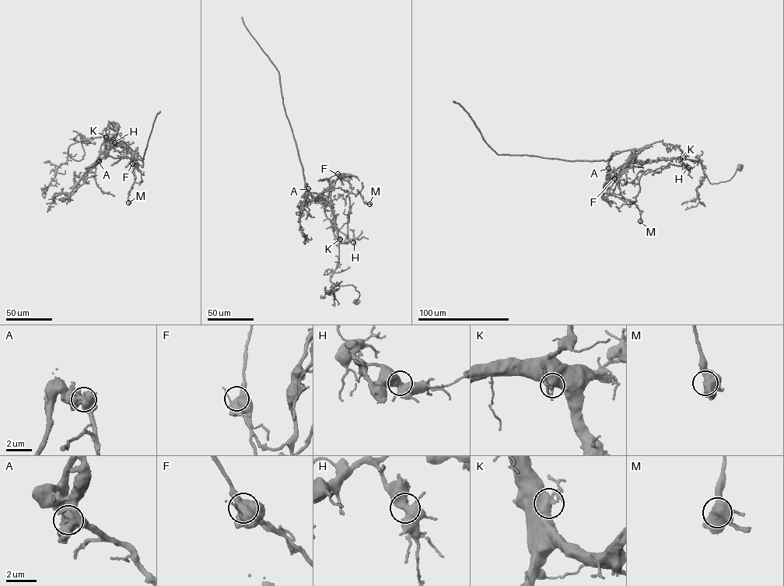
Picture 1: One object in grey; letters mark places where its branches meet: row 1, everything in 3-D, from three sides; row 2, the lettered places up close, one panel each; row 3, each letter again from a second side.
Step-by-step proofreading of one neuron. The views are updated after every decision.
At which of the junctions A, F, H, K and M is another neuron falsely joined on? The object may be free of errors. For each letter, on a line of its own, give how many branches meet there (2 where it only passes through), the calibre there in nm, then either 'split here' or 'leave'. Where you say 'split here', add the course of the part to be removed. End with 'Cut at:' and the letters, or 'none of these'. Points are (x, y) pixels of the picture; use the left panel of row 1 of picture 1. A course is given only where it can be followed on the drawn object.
A: 3 | 650 nm | split here | (98, 161), (96, 159), (99, 153), (113, 158), (141, 160), (153, 123), (160, 111)
F: 3 | 500 nm | leave
H: 3 | 550 nm | leave
K: 3 | 500 nm | leave
M: 3 | 550 nm | leave
Cut at: A

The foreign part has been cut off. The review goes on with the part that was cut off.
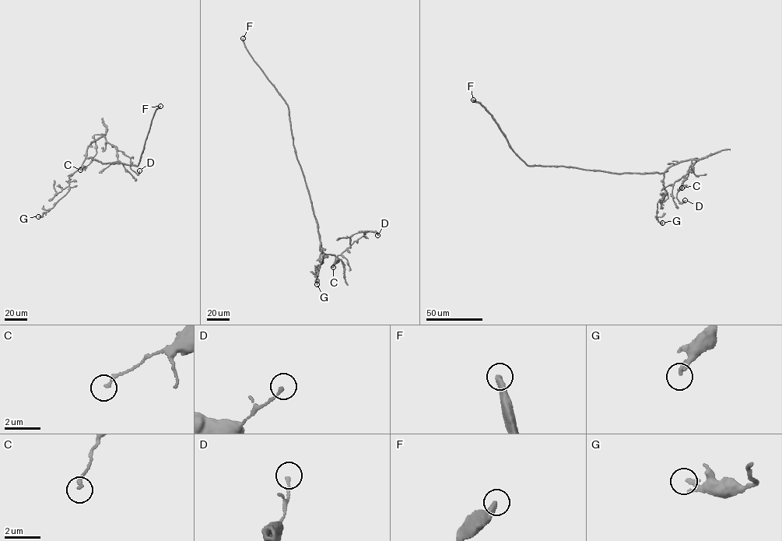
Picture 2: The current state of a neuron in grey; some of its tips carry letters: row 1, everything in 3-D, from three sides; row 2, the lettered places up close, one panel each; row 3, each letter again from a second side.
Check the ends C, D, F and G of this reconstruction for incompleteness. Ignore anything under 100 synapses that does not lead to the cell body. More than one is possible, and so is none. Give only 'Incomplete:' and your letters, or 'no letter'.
Incomplete: F

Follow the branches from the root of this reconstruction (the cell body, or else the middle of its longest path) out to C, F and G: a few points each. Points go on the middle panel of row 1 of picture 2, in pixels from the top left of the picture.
C: (306, 182), (317, 223), (320, 248), (324, 253), (334, 254), (332, 265), (339, 260), (333, 267)
F: (306, 182), (293, 144), (288, 107), (253, 59), (243, 38)
G: (306, 182), (320, 242), (319, 261), (323, 261), (323, 258), (316, 276), (318, 279), (317, 284)

